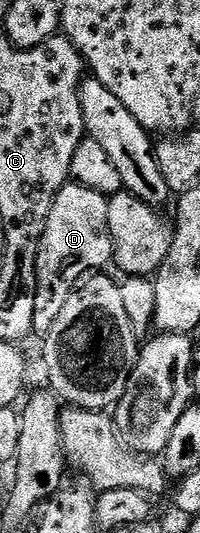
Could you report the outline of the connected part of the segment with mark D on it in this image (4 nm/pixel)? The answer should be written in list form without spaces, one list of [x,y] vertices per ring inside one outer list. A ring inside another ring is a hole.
[[[74,183],[64,185],[63,190],[53,199],[53,207],[45,219],[45,231],[41,235],[41,243],[37,251],[37,295],[33,303],[33,330],[36,334],[45,335],[57,323],[57,315],[61,315],[61,307],[65,307],[65,299],[80,284],[81,279],[96,271],[103,271],[112,264],[115,252],[113,239],[109,231],[108,198],[97,191],[89,191],[89,187],[81,187]]]

